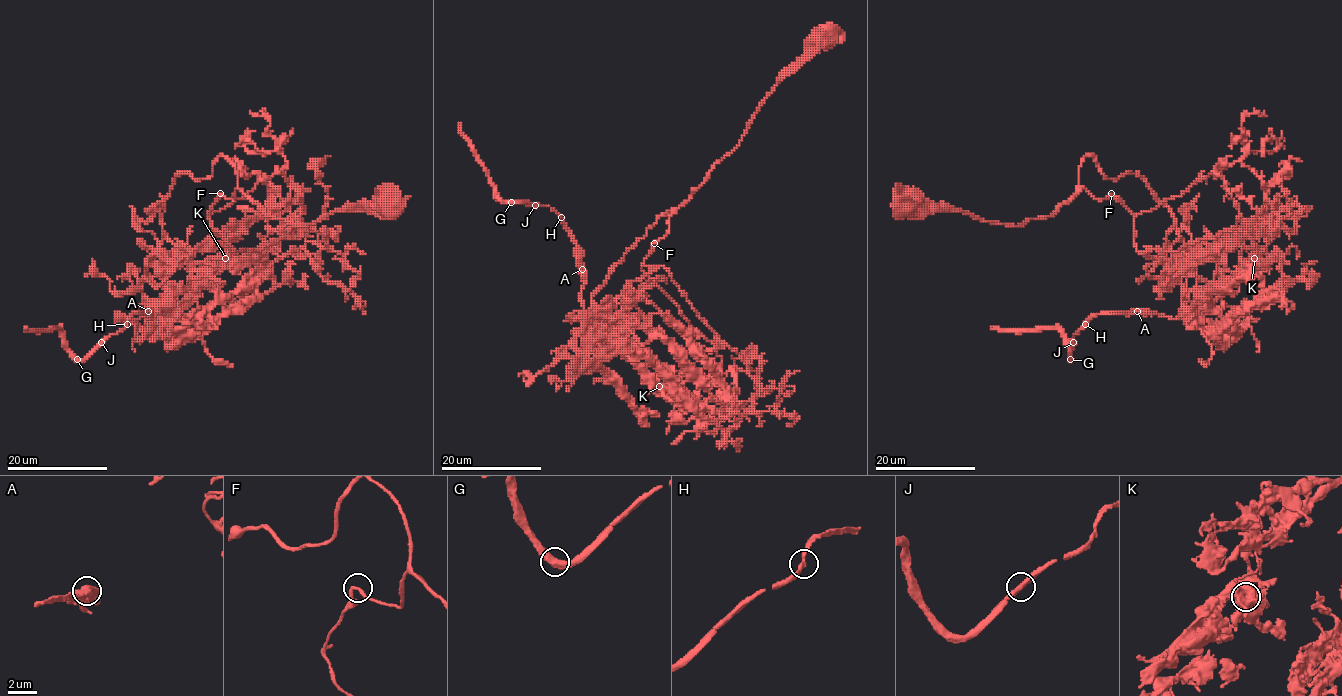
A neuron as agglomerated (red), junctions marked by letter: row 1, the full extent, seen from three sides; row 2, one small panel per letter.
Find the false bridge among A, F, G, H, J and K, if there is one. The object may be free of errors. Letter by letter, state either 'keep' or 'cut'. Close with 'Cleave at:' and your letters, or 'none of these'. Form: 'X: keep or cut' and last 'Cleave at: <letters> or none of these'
A: keep
F: keep
G: keep
H: keep
J: keep
K: cut
Cleave at: K

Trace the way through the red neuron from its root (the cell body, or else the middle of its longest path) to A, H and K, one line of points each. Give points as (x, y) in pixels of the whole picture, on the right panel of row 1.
A: (904, 209), (1020, 226), (1069, 201), (1087, 155), (1106, 178), (1138, 174), (1173, 217), (1199, 307), (1137, 311)
H: (904, 209), (1020, 226), (1069, 201), (1087, 155), (1106, 178), (1138, 174), (1173, 217), (1199, 307), (1085, 325)
K: (904, 209), (1020, 226), (1067, 203), (1092, 155), (1168, 208), (1196, 288), (1255, 258)

